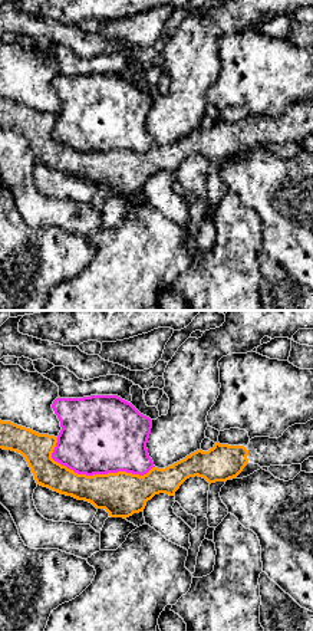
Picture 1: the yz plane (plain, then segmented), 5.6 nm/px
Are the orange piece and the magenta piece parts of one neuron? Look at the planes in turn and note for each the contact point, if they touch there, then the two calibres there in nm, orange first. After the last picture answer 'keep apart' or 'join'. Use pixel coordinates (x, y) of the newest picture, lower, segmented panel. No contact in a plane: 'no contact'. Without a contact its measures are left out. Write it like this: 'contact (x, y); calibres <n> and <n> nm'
contact (101, 475); calibres 240 and 440 nm

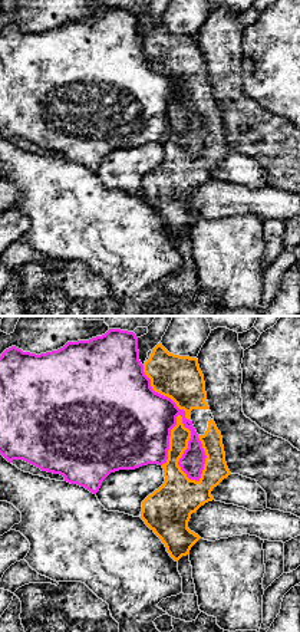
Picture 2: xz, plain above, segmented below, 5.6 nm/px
contact (181, 423); calibres 120 and 400 nm

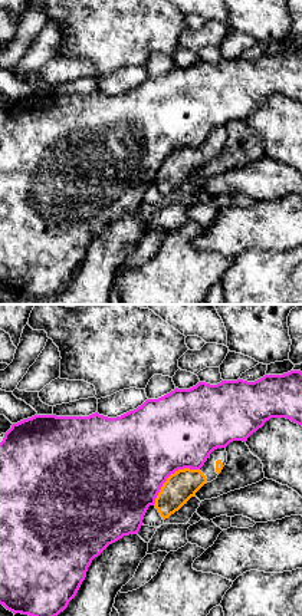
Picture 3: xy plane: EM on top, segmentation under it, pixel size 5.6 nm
contact (170, 476); calibres 170 and 480 nm

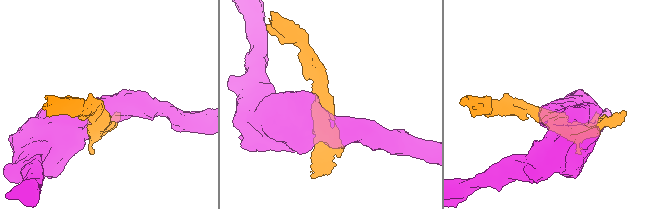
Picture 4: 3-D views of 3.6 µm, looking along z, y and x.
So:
keep apart

